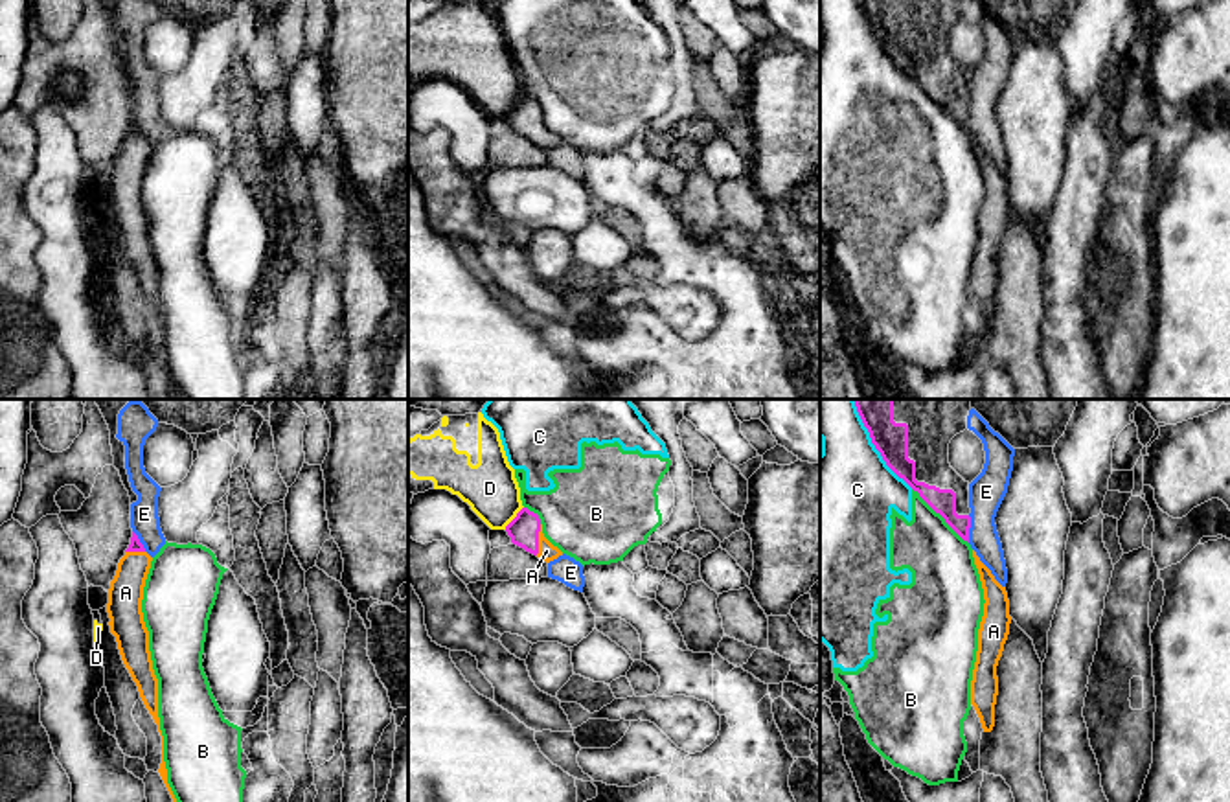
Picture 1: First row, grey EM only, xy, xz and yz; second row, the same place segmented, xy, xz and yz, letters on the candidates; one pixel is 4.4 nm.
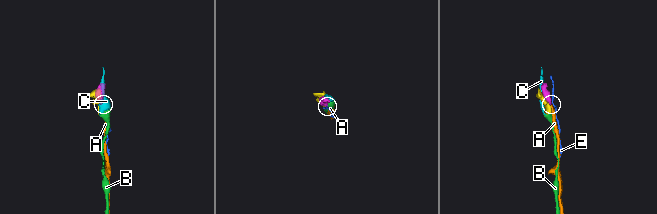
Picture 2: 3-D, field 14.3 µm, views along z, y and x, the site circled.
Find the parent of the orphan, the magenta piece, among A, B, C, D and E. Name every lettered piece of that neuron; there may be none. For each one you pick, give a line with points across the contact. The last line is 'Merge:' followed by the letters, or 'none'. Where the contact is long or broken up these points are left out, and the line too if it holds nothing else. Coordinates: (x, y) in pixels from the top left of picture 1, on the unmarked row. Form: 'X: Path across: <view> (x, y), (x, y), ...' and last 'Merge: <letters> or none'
A: Path across: xz (524, 116), (537, 127), (546, 138)
Merge: A

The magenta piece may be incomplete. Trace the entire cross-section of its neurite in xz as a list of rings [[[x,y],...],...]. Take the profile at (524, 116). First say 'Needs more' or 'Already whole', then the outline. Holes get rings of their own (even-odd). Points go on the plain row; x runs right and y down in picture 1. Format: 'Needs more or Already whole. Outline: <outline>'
Needs more. Outline: [[[522,96],[517,105],[506,114],[511,131],[550,151],[563,143],[542,121],[542,112],[537,101]]]

